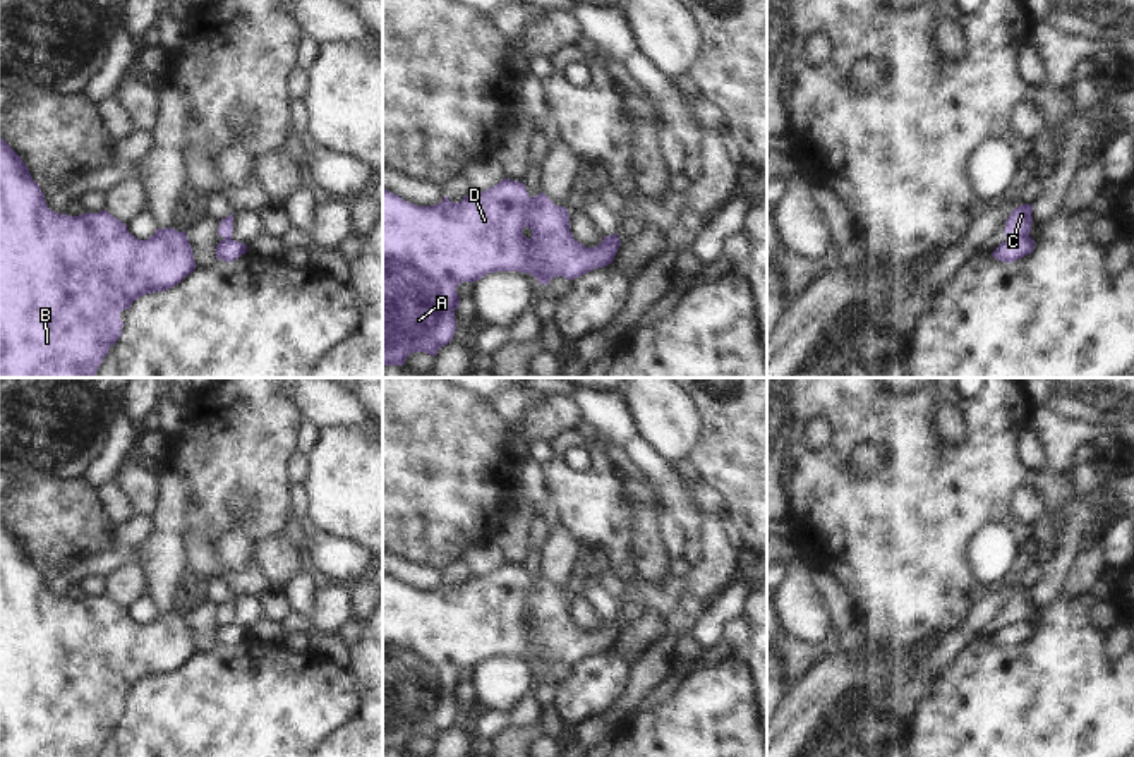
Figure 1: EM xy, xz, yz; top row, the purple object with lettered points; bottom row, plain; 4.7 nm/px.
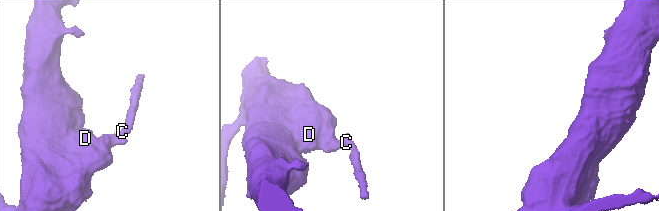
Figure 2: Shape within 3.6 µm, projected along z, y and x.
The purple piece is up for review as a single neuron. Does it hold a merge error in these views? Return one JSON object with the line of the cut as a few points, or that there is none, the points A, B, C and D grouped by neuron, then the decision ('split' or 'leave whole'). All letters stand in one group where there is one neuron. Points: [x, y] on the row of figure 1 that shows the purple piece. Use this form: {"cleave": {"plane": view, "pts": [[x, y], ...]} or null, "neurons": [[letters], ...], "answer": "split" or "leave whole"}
{"cleave": {"plane": "yz", "pts": [[1028, 234], [1007, 239]]}, "neurons": [["A", "B", "D"], ["C"]], "answer": "split"}

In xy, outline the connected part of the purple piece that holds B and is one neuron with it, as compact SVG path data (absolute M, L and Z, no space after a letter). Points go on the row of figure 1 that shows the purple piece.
M0 137L0 378L94 378L122 335L120 312L146 294L175 287L194 269L185 232L158 228L141 240L105 209L79 216L51 211L21 156Z

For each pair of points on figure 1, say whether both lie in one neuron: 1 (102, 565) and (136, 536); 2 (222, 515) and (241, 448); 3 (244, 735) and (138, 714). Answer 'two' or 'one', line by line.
1: two
2: one
3: one

